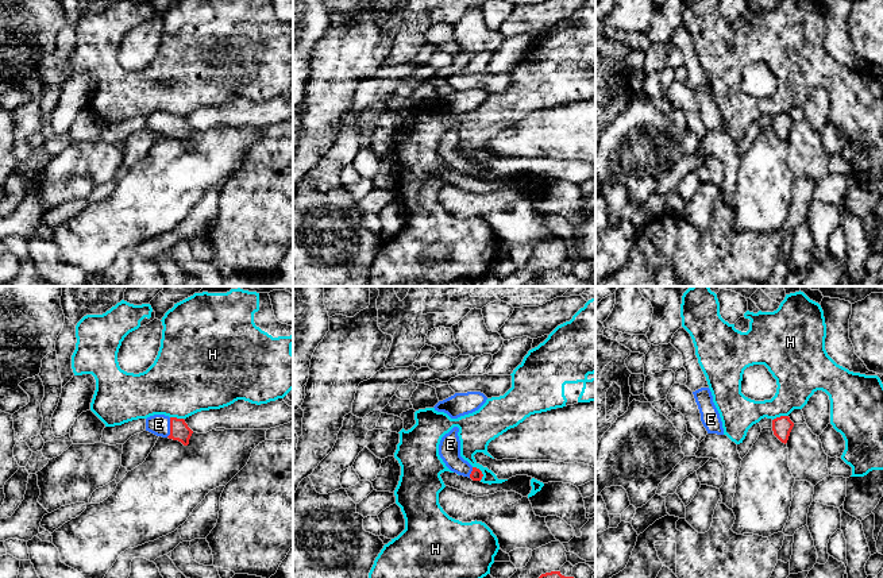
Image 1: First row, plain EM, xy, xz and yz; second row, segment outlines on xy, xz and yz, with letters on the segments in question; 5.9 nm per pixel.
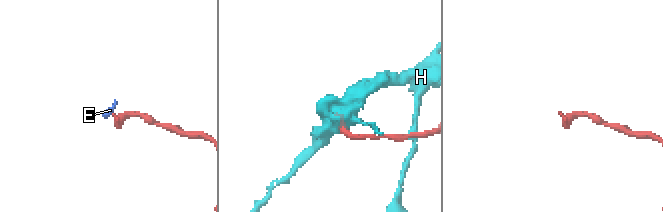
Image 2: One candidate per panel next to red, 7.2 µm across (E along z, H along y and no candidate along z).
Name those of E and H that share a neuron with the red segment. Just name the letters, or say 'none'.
E

